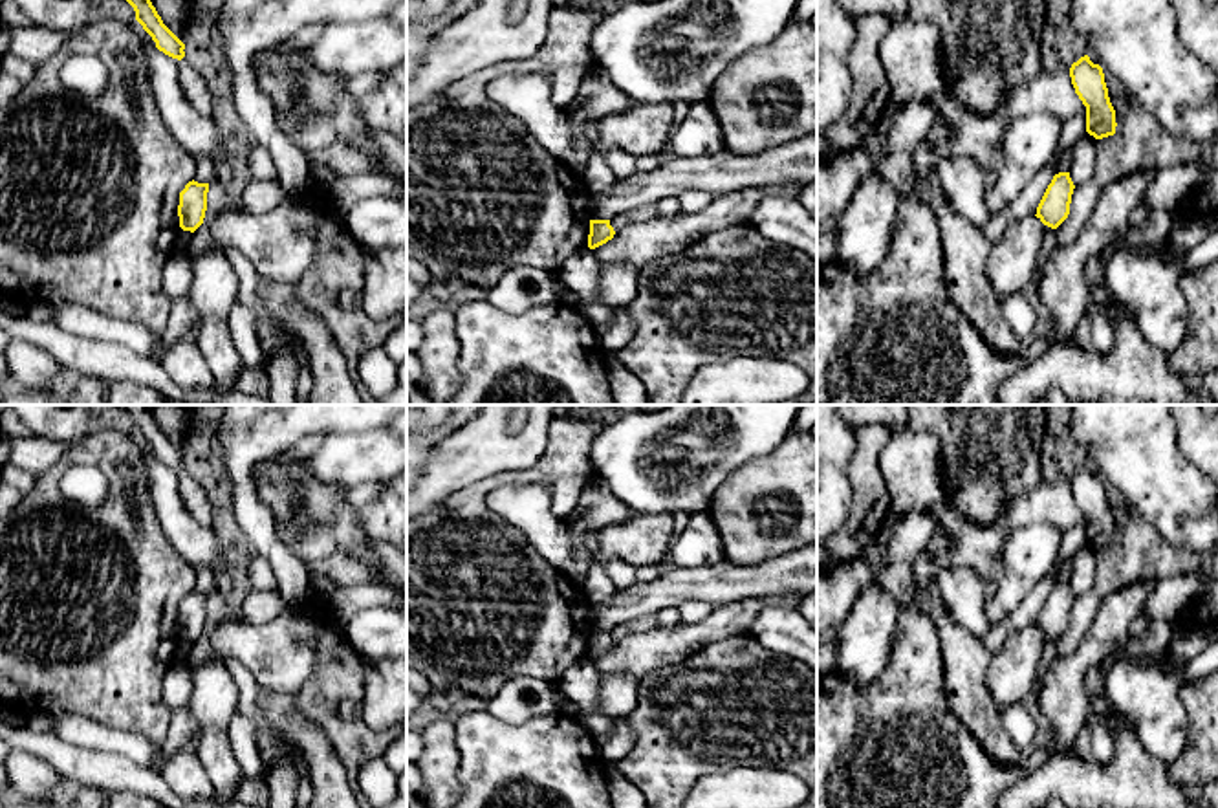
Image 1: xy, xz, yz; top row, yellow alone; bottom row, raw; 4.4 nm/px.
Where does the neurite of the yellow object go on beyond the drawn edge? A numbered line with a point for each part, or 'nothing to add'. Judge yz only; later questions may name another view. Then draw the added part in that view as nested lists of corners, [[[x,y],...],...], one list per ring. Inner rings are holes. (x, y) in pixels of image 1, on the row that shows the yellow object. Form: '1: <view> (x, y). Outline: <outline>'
nothing to add

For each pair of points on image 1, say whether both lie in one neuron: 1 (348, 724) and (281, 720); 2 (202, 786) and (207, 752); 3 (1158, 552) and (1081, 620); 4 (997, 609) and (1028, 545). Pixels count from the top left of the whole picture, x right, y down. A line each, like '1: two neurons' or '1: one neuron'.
1: two neurons
2: two neurons
3: one neuron
4: one neuron

